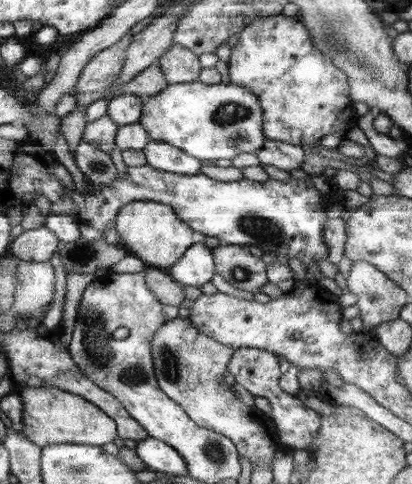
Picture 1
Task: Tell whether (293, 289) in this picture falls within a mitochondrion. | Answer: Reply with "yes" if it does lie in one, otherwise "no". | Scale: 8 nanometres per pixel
no

